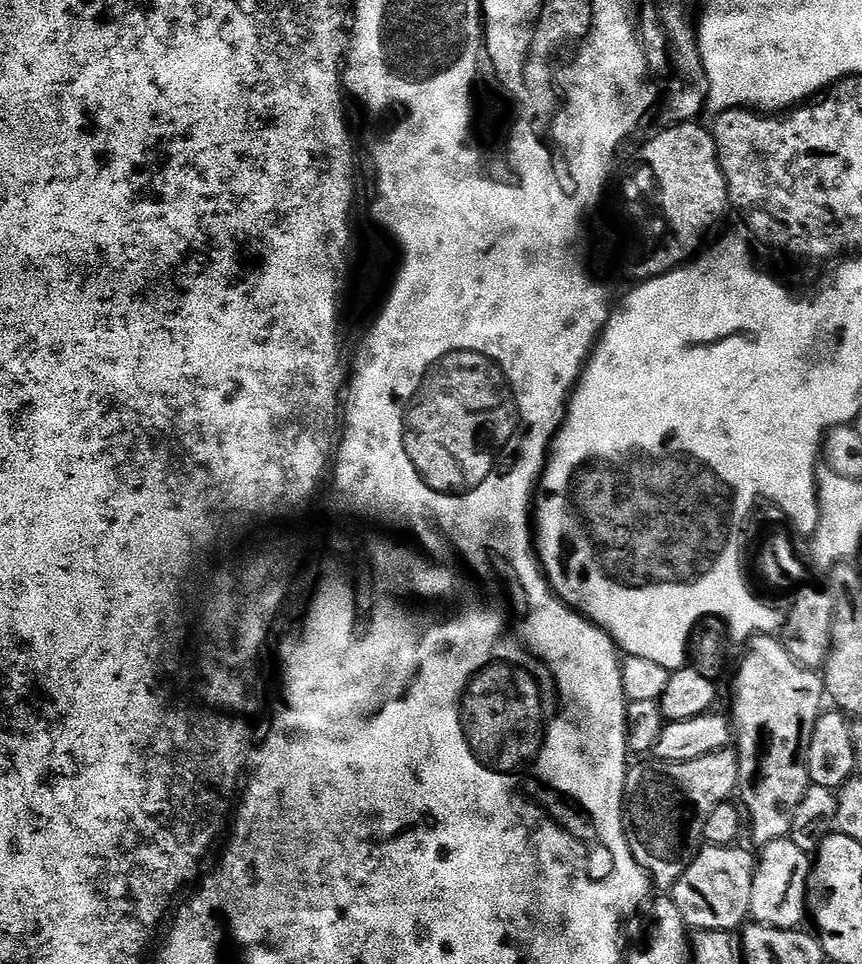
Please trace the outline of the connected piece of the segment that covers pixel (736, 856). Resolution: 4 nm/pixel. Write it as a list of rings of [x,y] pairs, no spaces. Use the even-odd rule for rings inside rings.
[[[708,844],[692,860],[692,864],[673,884],[670,898],[682,910],[682,918],[692,930],[722,930],[736,932],[749,923],[752,915],[752,895],[754,894],[754,874],[758,863],[755,855],[751,856],[741,846],[730,844]]]

